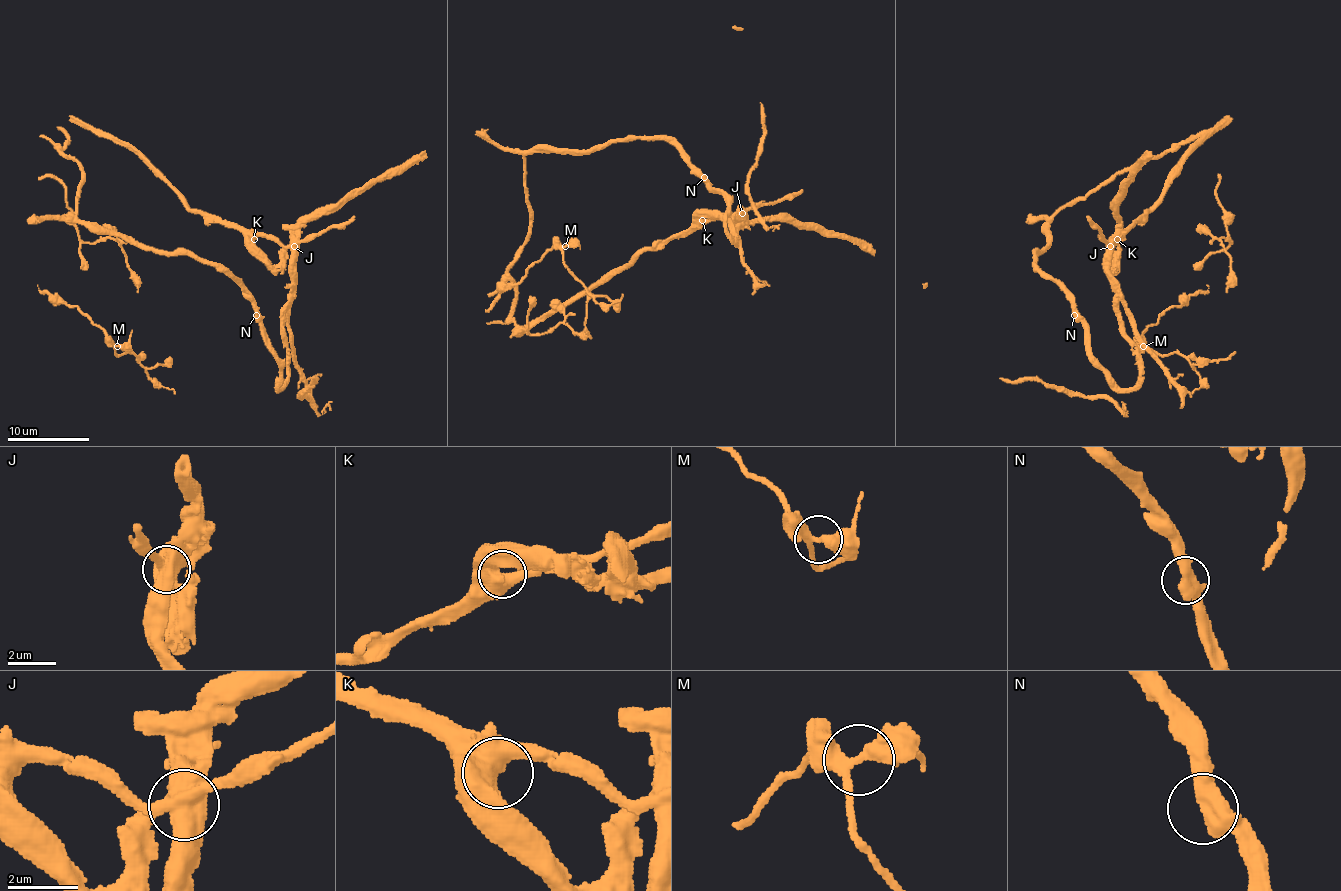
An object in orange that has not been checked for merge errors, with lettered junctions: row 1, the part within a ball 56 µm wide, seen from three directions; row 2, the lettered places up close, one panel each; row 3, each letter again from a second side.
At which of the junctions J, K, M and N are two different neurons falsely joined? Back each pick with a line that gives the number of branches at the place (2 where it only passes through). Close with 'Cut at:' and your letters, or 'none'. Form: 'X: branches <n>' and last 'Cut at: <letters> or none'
J: branches 4
Cut at: J

